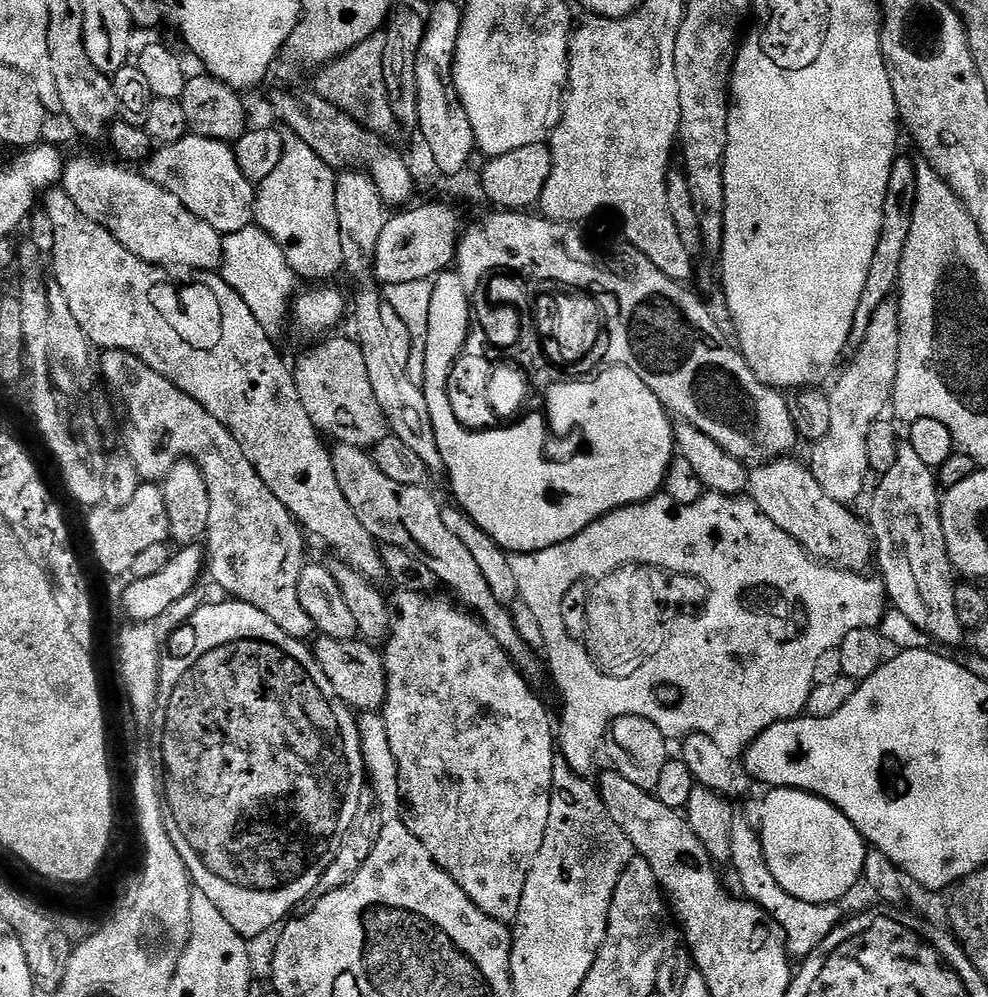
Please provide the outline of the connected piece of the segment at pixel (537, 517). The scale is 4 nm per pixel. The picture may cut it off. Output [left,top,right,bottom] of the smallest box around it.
[434,366,674,554]

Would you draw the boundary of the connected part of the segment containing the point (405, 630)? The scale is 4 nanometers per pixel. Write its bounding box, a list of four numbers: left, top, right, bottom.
[382,590,558,921]

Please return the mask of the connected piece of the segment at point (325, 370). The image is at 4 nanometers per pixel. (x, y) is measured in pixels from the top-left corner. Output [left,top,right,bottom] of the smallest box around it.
[294,338,389,450]

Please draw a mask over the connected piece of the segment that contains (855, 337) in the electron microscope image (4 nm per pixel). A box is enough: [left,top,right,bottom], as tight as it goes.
[851,154,918,345]

